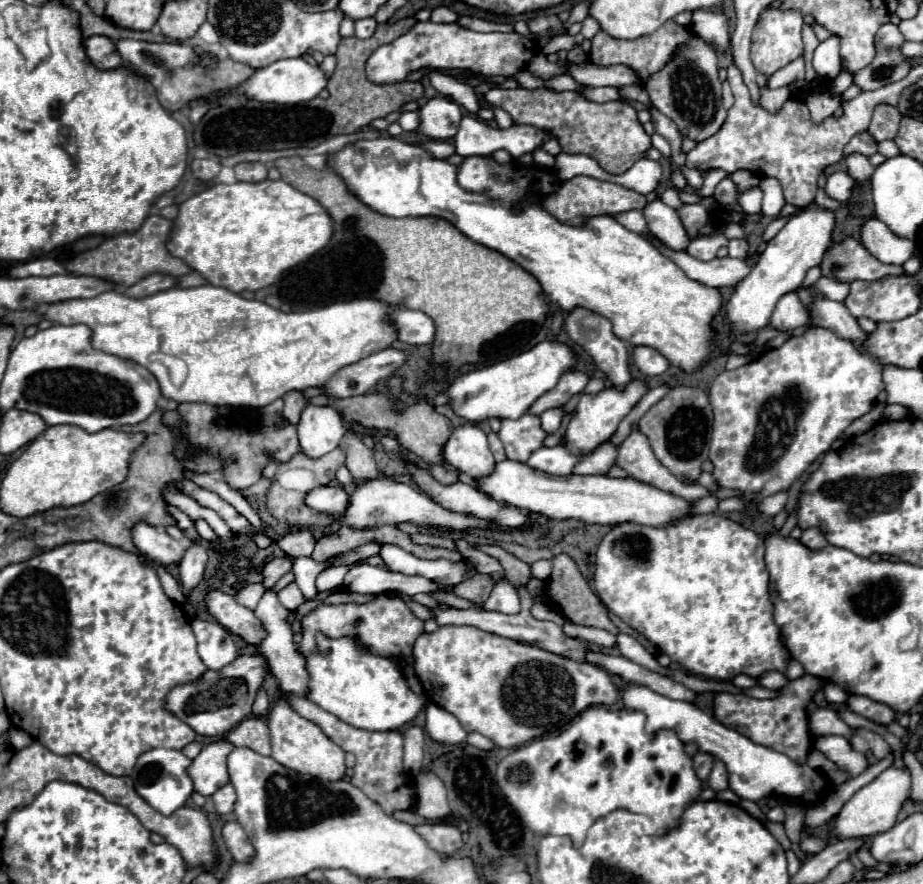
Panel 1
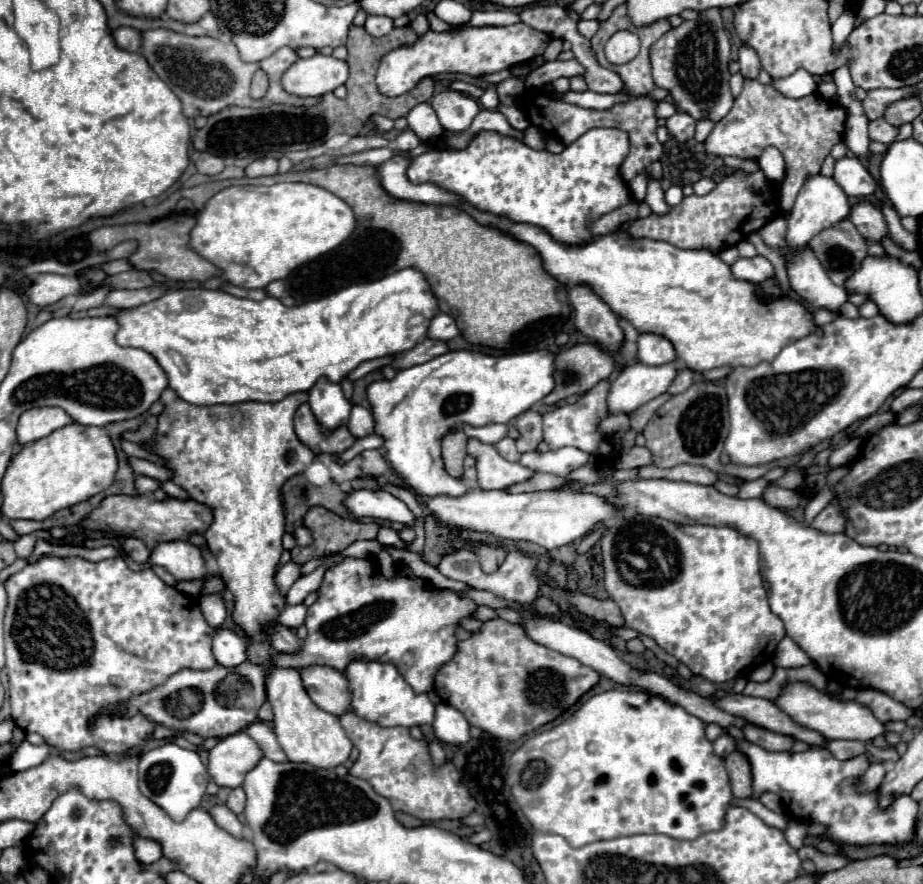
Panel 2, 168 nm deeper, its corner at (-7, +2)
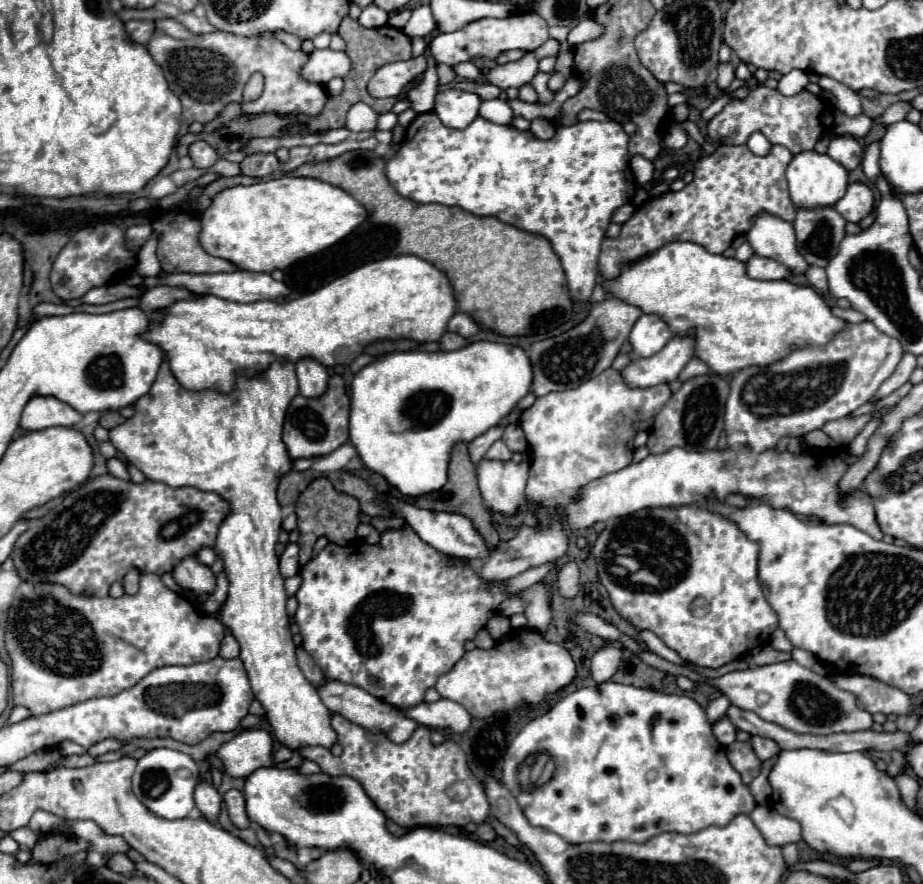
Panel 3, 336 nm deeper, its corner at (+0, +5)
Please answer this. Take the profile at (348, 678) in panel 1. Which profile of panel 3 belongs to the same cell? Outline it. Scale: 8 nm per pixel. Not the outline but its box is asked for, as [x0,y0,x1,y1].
[403,699,471,733]

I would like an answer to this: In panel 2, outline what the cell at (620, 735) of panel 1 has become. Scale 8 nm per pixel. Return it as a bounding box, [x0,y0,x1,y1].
[508,690,732,848]

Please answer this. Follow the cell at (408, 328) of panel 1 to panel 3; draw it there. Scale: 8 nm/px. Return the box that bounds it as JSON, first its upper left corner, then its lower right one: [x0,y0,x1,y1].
[449,313,481,337]

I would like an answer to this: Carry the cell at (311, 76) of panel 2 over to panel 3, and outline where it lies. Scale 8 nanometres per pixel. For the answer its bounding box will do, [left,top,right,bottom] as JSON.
[303,49,351,83]

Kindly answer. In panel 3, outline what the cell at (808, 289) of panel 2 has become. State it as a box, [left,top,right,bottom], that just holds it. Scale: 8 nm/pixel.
[745,213,809,275]

